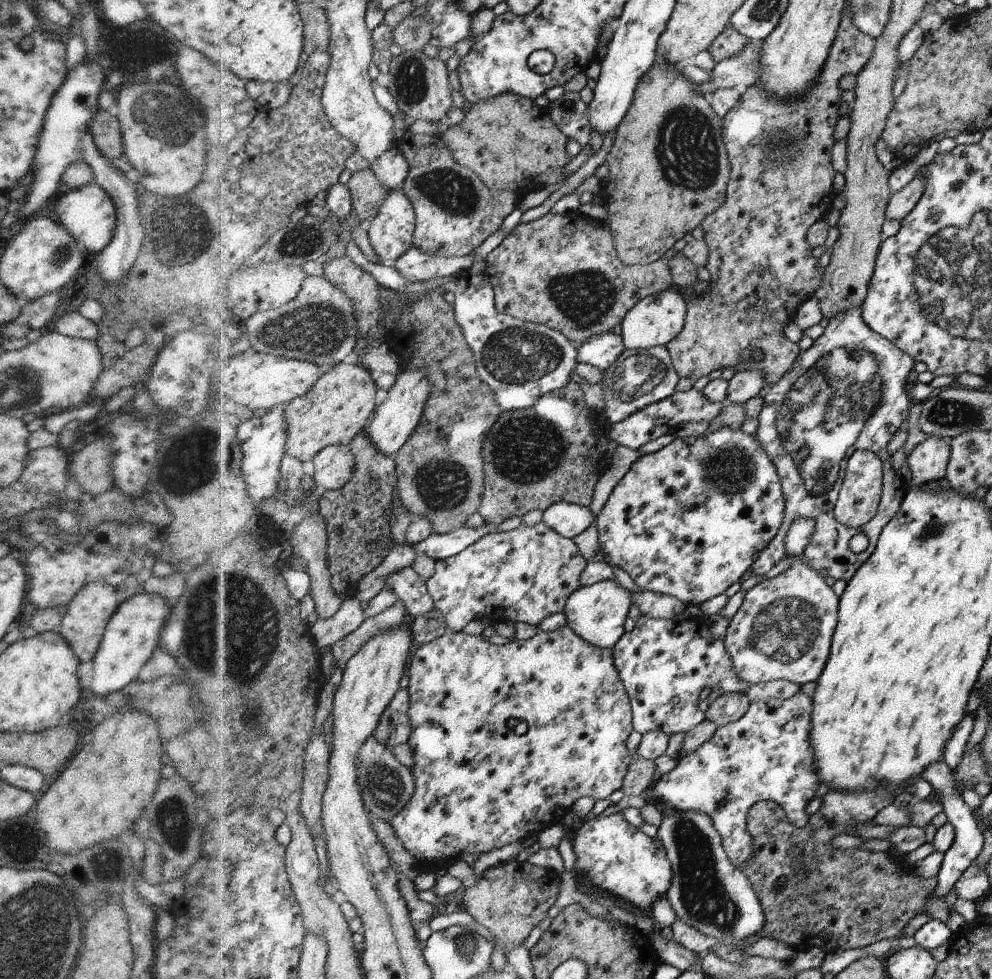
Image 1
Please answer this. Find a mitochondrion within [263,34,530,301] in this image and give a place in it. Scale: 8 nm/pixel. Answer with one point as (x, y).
(450, 191)

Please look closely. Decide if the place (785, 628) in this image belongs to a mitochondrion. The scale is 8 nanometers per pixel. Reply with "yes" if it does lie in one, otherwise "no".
yes

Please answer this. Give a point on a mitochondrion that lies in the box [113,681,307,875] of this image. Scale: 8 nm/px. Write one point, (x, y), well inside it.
(167, 814)

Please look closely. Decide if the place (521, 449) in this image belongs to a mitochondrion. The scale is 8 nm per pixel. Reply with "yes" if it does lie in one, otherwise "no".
yes

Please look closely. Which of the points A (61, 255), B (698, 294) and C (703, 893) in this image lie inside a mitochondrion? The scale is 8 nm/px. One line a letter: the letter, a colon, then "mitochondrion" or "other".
A: mitochondrion
B: other
C: mitochondrion

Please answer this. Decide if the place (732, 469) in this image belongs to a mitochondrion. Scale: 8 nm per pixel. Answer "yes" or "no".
yes

